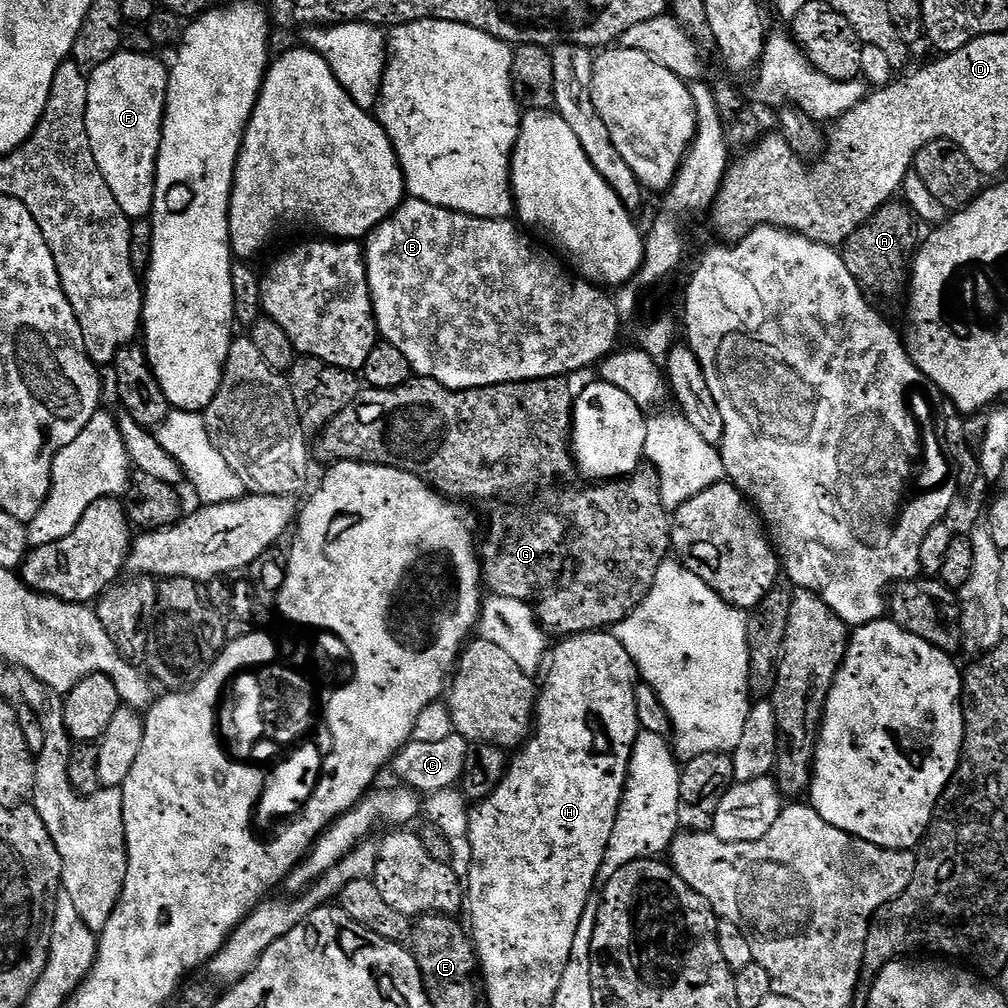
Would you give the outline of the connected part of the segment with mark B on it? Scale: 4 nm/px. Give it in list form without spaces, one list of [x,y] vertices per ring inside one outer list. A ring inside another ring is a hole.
[[[408,198],[396,207],[395,214],[383,220],[366,238],[366,243],[363,245],[364,261],[379,335],[387,343],[398,346],[402,354],[406,354],[406,362],[410,362],[417,377],[436,380],[442,386],[454,389],[481,388],[519,380],[541,380],[547,376],[567,377],[568,372],[580,372],[591,364],[592,367],[599,365],[600,361],[605,356],[611,355],[617,347],[616,339],[620,336],[622,315],[615,308],[613,297],[609,293],[604,293],[607,291],[603,287],[589,284],[587,280],[582,280],[573,274],[551,251],[540,253],[534,245],[528,244],[529,237],[512,223],[511,219],[487,220],[477,216],[467,216],[442,206],[430,206],[430,202]]]

